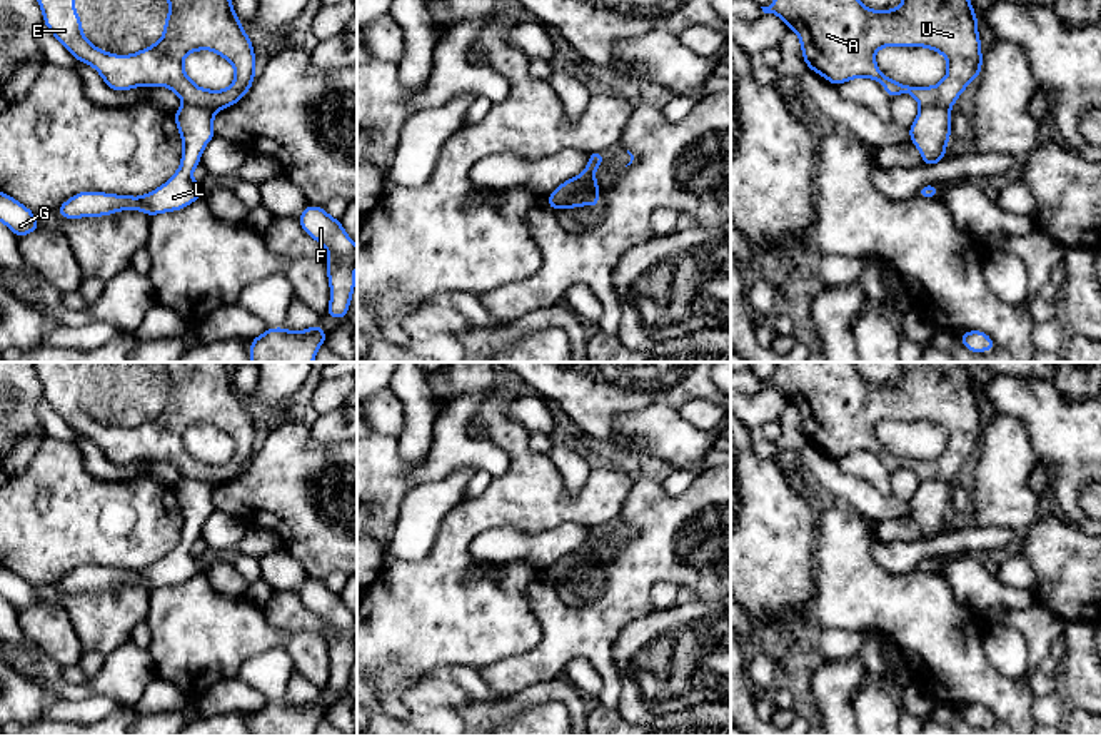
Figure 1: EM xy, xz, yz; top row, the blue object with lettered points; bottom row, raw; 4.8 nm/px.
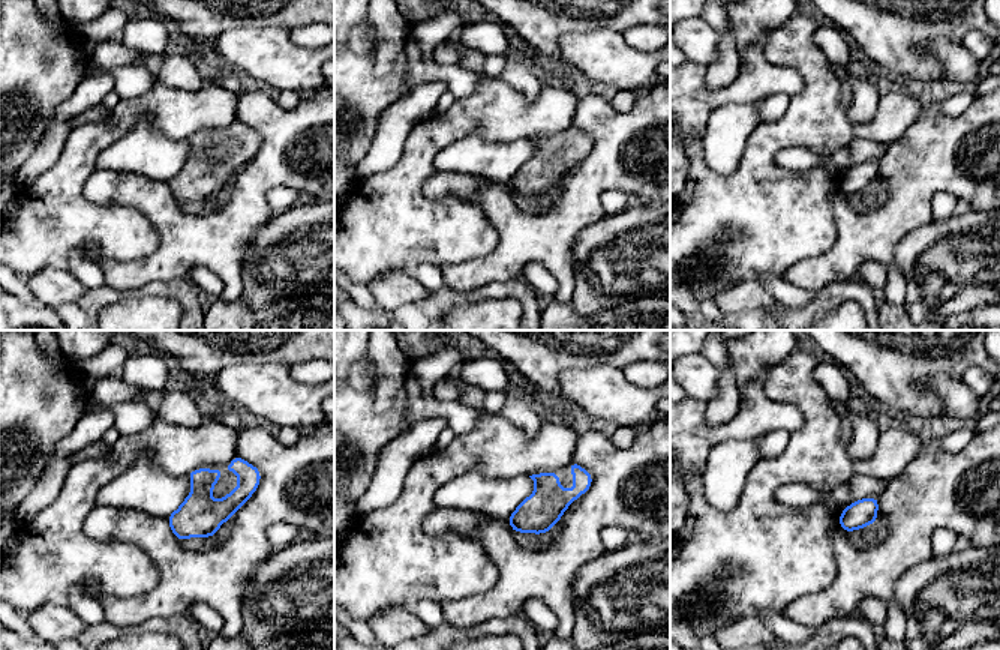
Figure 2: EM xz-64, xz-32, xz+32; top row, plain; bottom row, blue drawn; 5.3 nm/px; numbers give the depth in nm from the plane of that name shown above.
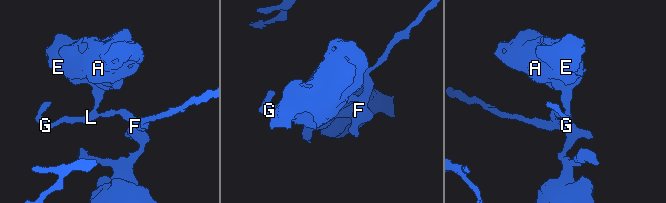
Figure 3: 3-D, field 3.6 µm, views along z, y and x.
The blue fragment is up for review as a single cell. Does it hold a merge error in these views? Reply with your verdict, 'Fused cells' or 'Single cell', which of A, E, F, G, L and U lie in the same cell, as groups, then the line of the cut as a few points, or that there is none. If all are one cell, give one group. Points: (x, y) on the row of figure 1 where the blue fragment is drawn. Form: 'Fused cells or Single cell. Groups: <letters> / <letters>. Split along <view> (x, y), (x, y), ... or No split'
Fused cells. Groups: A E U / F G L. Split along xy (184, 102), (202, 105), (214, 112)

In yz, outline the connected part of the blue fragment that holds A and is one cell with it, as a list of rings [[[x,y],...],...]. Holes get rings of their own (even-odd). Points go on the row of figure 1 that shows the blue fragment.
[[[774,0],[761,7],[784,20],[799,37],[806,67],[832,85],[866,77],[881,82],[894,98],[911,93],[919,107],[951,108],[964,88],[981,75],[983,53],[978,17],[969,0],[902,0],[894,10],[871,10],[859,0]],[[882,47],[926,47],[948,60],[946,77],[934,87],[902,85],[886,77],[876,65],[874,53]]]

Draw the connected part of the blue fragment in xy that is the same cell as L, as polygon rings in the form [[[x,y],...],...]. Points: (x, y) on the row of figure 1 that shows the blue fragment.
[[[182,103],[173,113],[182,144],[178,170],[158,189],[142,195],[115,195],[105,192],[78,192],[55,212],[63,219],[102,217],[118,210],[142,210],[148,217],[185,209],[200,199],[207,185],[192,180],[205,145],[215,137],[214,112],[204,107]]]

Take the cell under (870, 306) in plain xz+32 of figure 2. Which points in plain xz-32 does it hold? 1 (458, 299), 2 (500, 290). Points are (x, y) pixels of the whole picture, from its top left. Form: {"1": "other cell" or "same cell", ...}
{"1": "same cell", "2": "same cell"}

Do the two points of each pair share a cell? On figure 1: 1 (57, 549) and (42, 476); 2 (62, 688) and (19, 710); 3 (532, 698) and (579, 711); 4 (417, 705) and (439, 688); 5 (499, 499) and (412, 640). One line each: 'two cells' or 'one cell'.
1: one cell
2: two cells
3: one cell
4: one cell
5: one cell

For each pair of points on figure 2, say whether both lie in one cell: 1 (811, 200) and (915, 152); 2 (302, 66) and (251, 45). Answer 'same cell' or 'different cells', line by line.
1: different cells
2: same cell

